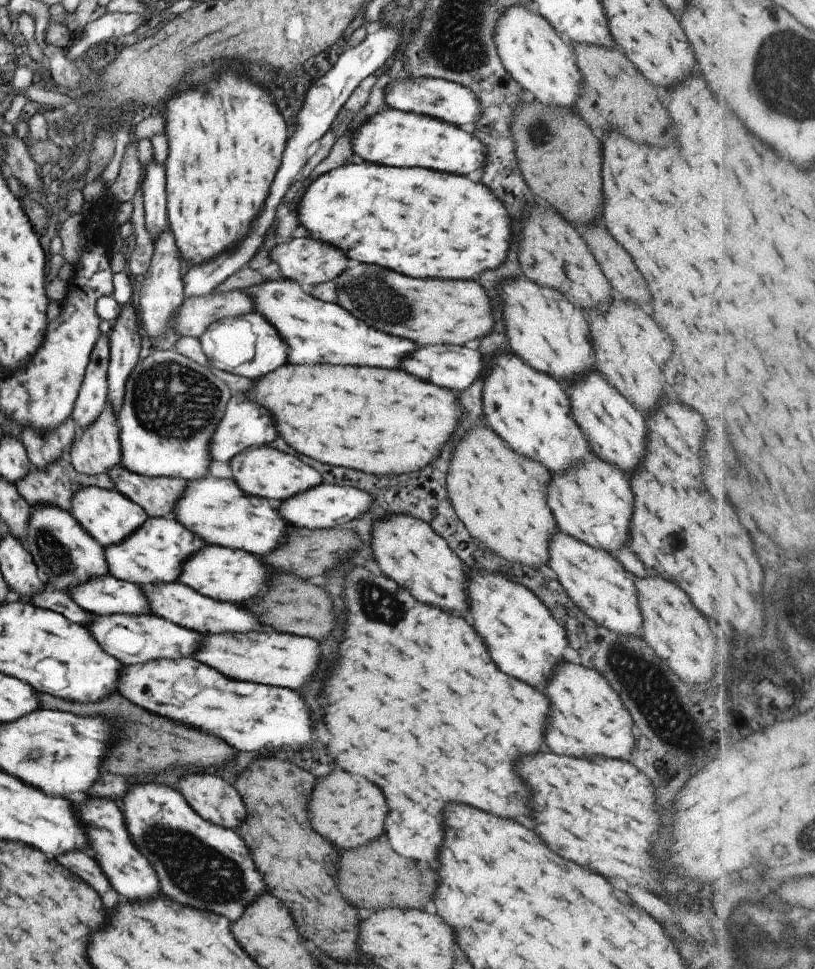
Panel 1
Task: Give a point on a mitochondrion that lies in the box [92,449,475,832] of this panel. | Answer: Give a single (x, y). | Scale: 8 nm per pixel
(362, 588)

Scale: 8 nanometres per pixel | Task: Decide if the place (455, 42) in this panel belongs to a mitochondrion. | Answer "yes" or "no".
yes

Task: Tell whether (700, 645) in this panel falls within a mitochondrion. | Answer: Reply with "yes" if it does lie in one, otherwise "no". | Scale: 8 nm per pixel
no

